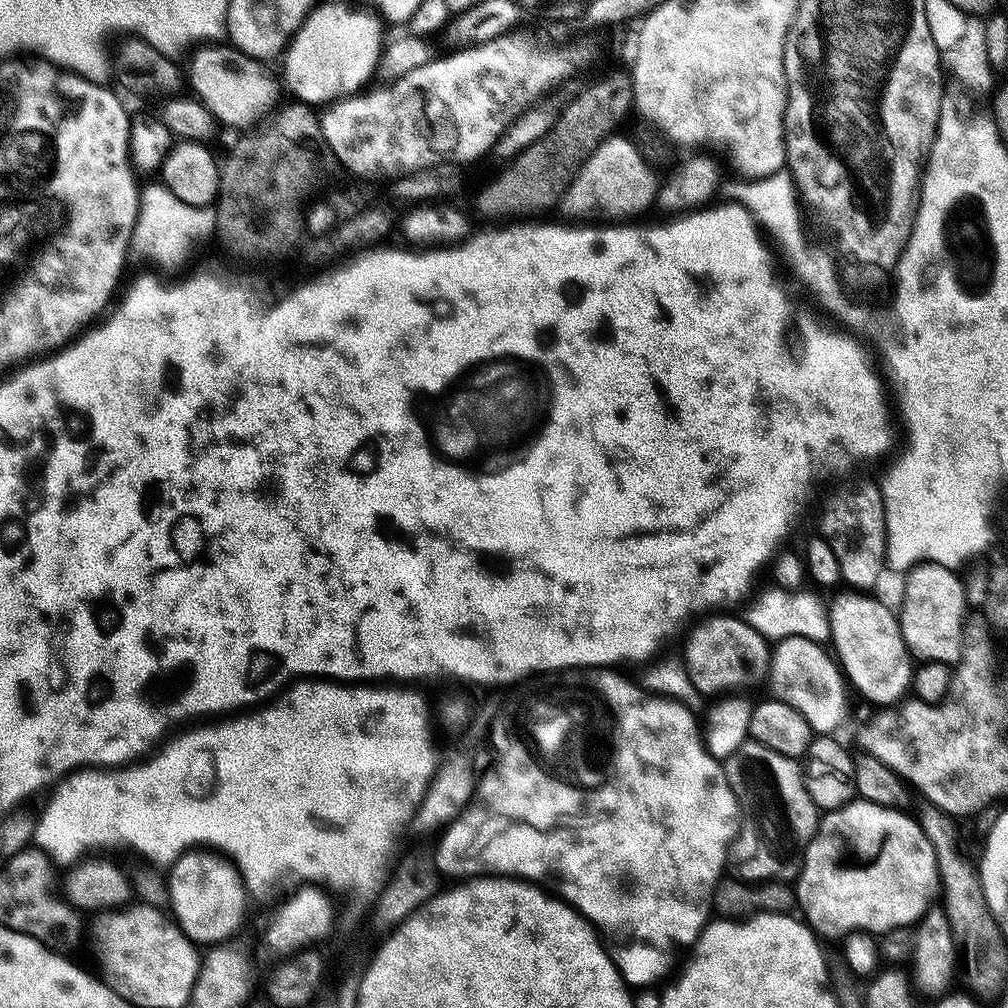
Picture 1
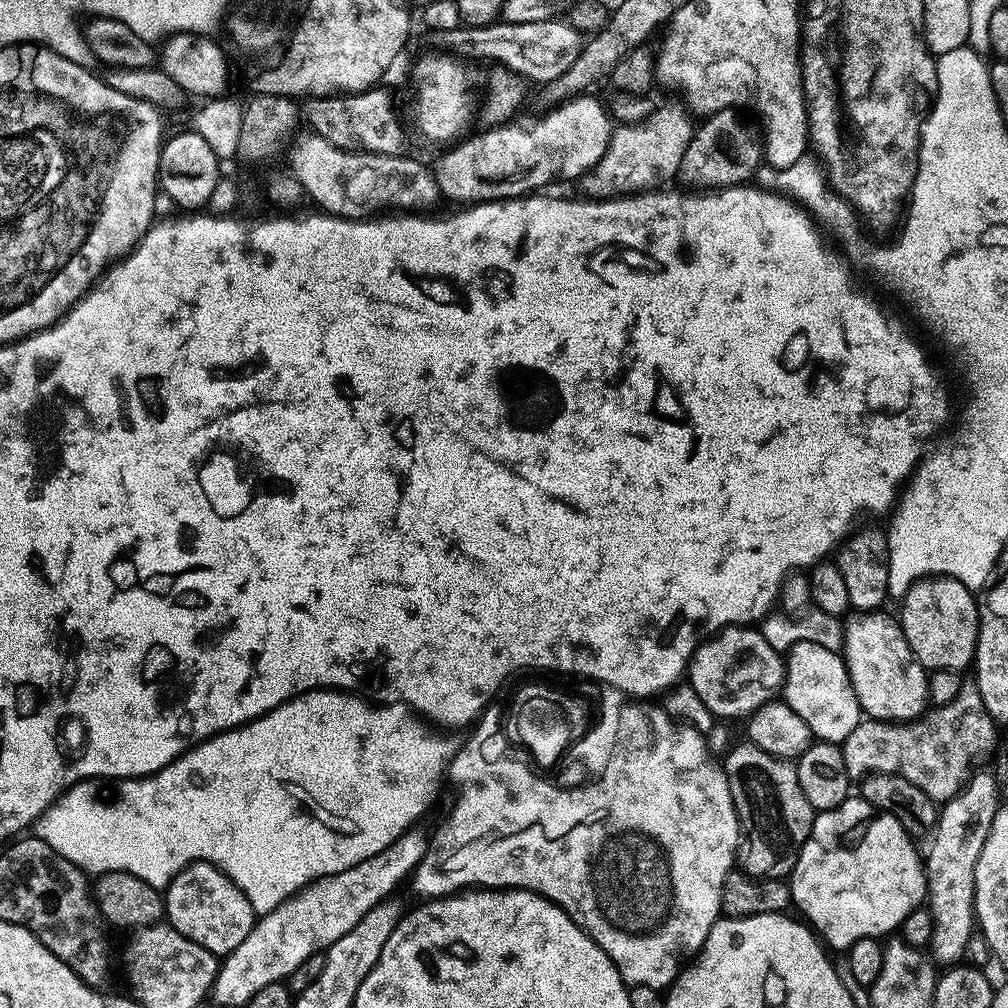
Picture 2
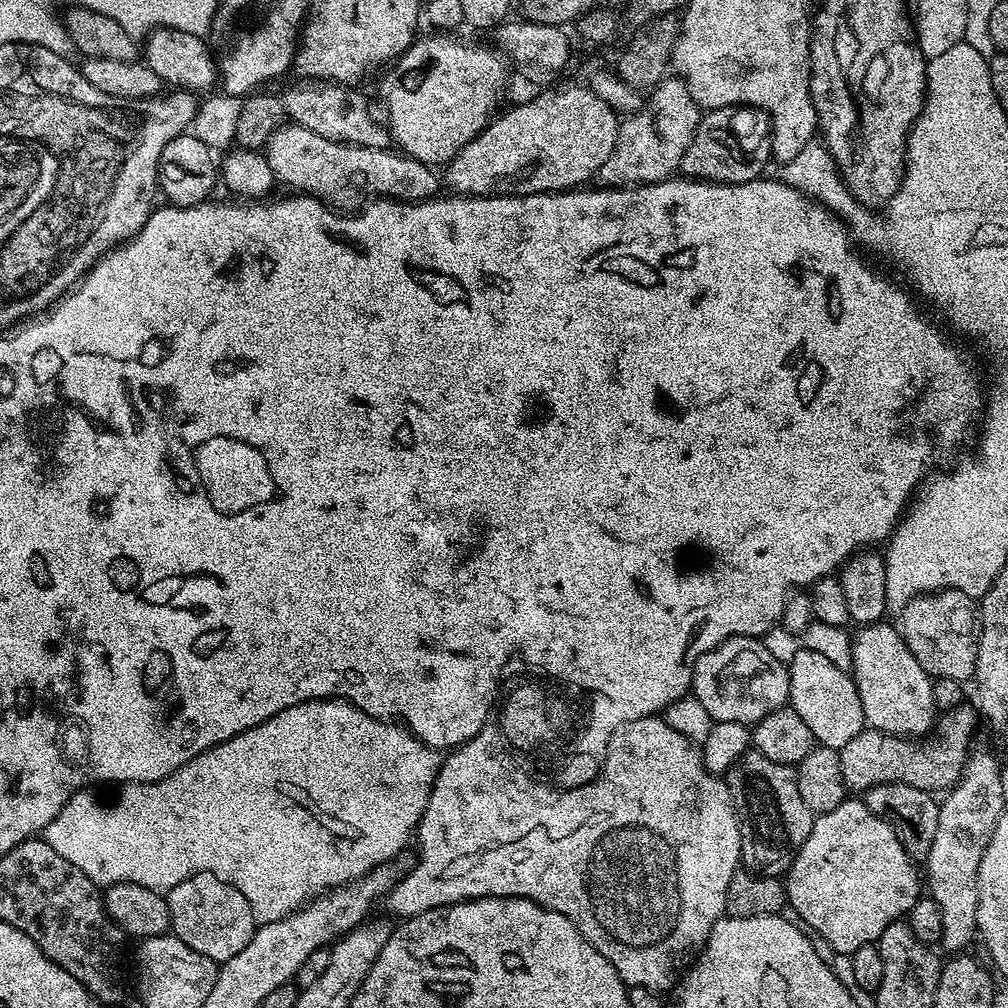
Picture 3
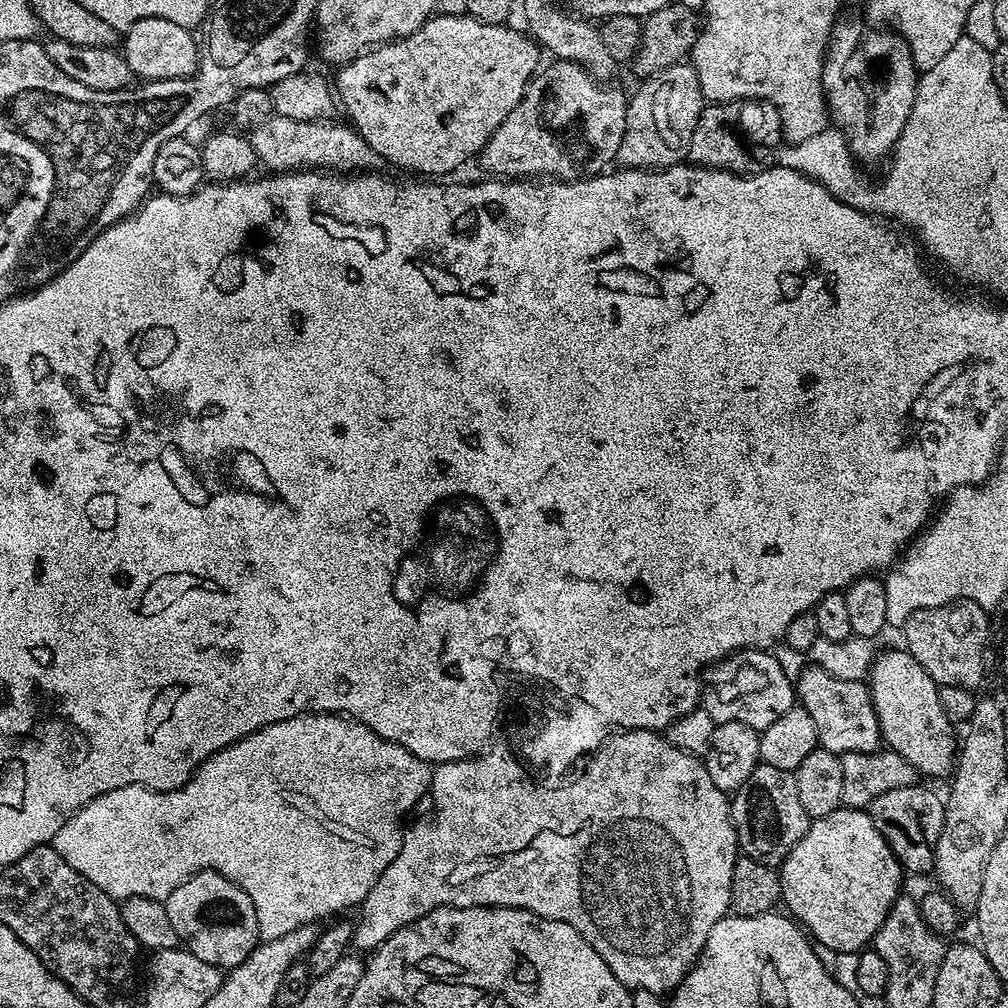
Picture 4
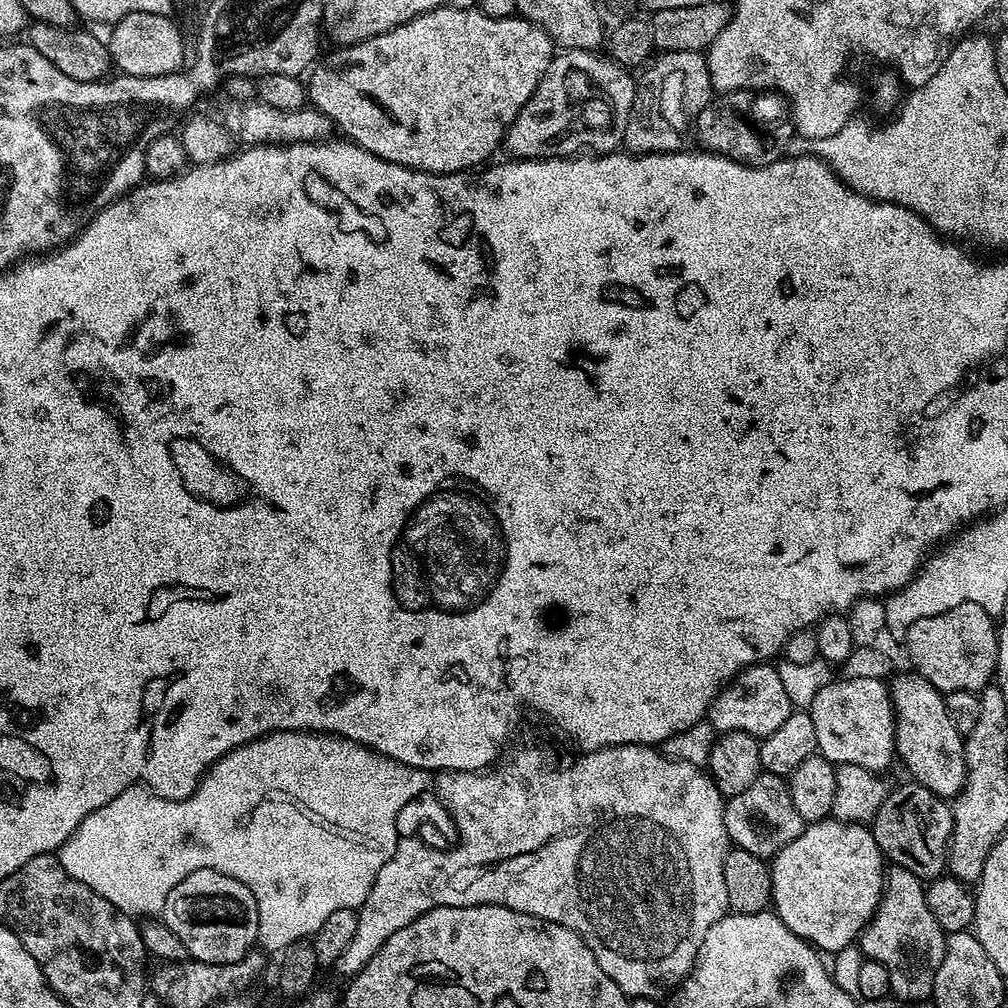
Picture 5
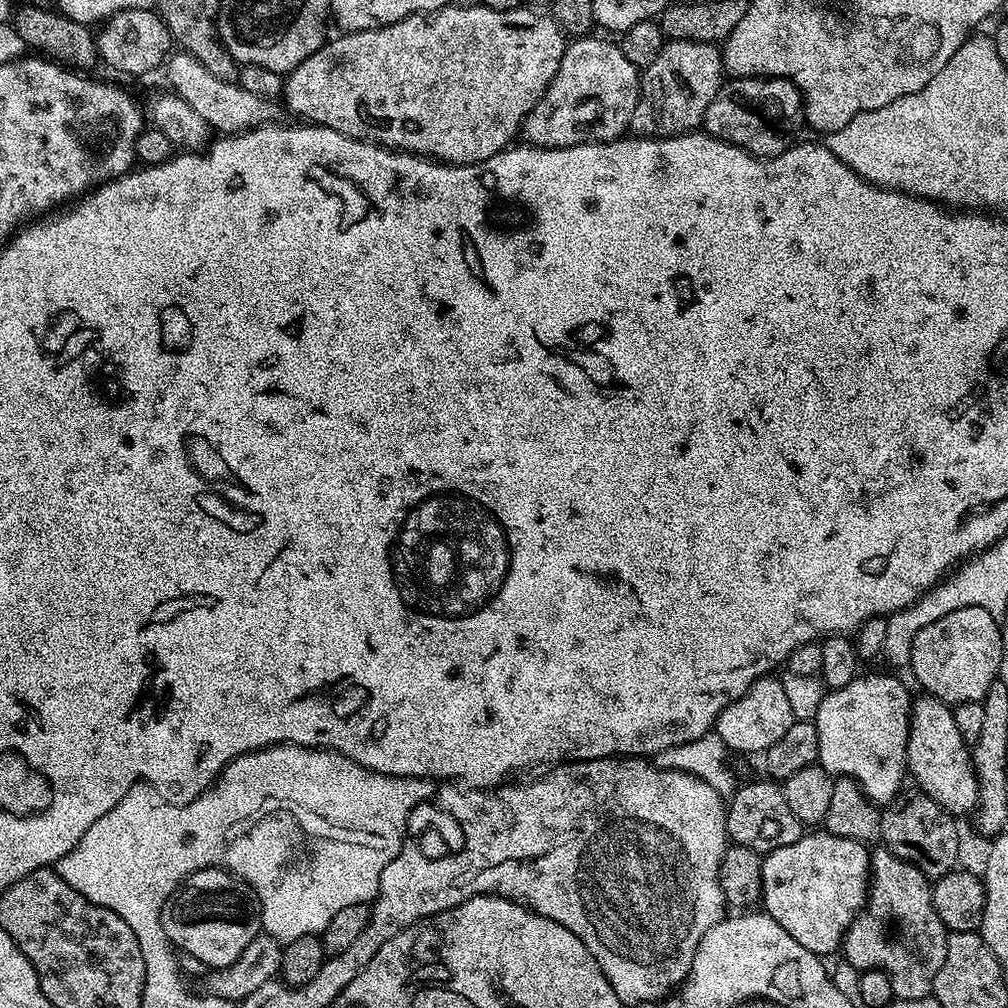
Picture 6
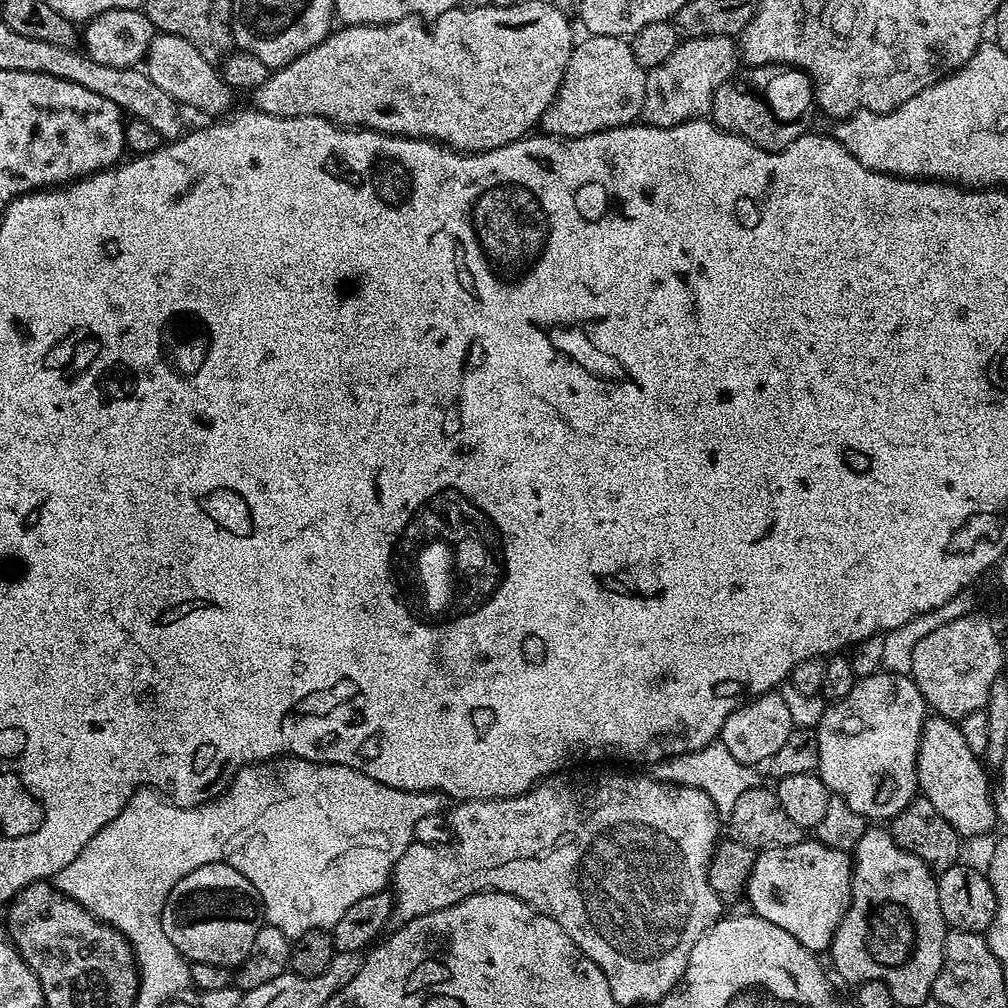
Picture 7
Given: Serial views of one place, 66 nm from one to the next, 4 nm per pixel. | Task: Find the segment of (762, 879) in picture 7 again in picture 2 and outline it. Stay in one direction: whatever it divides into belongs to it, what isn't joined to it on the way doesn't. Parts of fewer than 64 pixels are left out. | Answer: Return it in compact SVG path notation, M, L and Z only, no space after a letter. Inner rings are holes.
M849 798L836 808L816 812L812 829L790 877L794 908L801 912L799 915L829 949L846 950L867 936L884 938L895 933L904 919L926 900L928 877L924 875L925 861L915 843L917 841L898 818L888 812L877 812L870 802L859 798Z

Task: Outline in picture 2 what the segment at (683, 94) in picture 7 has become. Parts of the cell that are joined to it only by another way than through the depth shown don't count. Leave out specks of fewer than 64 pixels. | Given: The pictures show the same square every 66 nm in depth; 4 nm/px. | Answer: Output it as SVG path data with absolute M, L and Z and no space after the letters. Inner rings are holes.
M657 107L647 122L620 126L613 131L606 154L580 177L578 187L589 201L615 200L663 189L679 177L682 154L686 154L693 131L694 124L678 109Z

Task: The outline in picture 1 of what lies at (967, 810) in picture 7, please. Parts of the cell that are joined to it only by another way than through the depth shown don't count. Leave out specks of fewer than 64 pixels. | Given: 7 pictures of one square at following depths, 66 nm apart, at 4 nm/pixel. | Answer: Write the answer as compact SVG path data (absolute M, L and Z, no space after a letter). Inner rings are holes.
M844 590L840 594L841 596L833 604L831 602L828 608L830 630L832 631L830 644L847 683L855 691L857 688L870 703L880 704L876 706L892 706L903 701L909 695L912 687L914 657L908 651L906 642L902 638L897 613L893 609L891 612L882 601L875 600L872 594L861 594L856 590Z

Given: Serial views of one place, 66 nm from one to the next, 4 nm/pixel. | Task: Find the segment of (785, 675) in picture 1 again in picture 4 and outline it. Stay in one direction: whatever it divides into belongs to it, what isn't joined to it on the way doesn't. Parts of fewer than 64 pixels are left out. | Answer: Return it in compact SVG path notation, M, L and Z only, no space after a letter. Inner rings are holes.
M808 666L794 687L799 703L818 726L819 747L837 754L874 752L881 747L880 723L872 705L872 693L864 680L846 681L817 666Z

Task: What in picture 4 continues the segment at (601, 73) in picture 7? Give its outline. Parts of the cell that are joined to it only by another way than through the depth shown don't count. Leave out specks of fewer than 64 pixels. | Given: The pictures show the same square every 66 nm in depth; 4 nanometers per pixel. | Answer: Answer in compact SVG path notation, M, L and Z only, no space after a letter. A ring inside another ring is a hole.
M553 59L551 63L549 68L544 66L537 71L528 83L528 90L518 102L518 106L514 106L514 110L510 110L510 114L506 114L506 122L502 122L502 126L498 126L498 130L494 130L490 142L486 142L486 146L480 151L478 164L488 171L485 173L496 178L559 178L561 181L567 182L583 180L586 176L599 176L611 165L608 163L616 160L618 146L622 146L622 134L626 134L626 110L628 109L626 96L623 96L618 89L612 88L616 86L609 86L607 83L596 80L581 64L557 59Z

